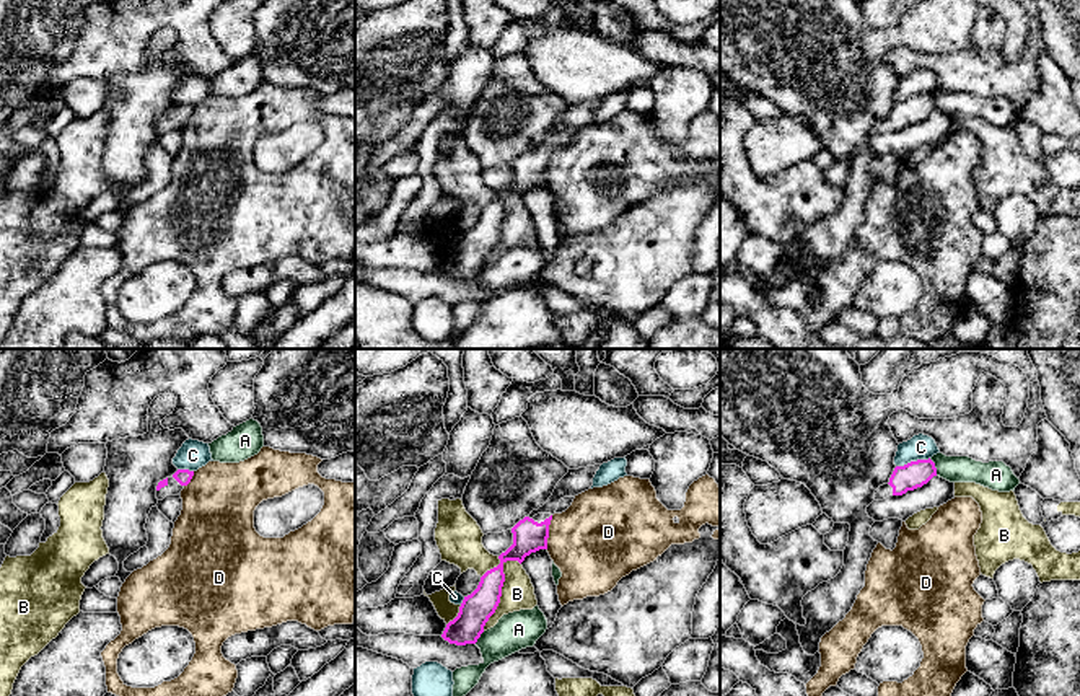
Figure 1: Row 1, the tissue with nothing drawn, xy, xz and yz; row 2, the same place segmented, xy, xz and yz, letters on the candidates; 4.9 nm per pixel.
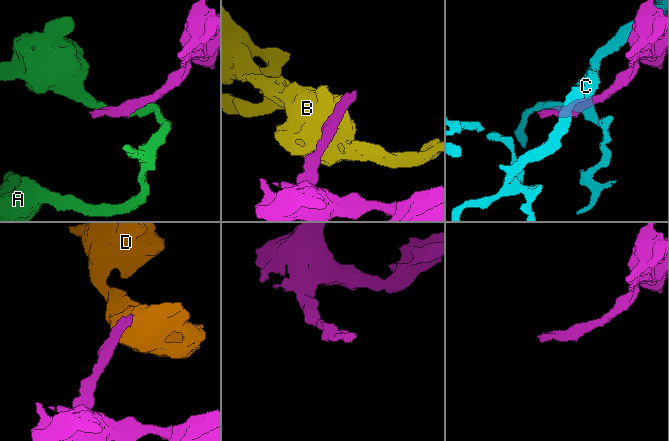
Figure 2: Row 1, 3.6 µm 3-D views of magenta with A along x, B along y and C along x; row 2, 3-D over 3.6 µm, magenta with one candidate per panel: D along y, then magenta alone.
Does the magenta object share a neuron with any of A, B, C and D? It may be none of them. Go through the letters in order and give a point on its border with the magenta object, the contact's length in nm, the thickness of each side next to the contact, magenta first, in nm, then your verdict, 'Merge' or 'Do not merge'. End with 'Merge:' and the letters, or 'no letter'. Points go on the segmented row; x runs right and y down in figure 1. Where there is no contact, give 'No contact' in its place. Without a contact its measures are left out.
A: Touches magenta at yz (934, 466). Shared border 100 nm. Thickness 130 nm (magenta) against 130 nm. Do not merge
B: Touches magenta at xz (500, 590). Shared border 400 nm. Thickness 160 nm (magenta) against 160 nm. Do not merge
C: Touches magenta at yz (913, 462). Shared border 180 nm. Thickness 130 nm (magenta) against 130 nm. Do not merge
D: Touches magenta at xz (548, 532). Shared border 170 nm. Thickness 160 nm (magenta) against 440 nm. Do not merge
Merge: no letter

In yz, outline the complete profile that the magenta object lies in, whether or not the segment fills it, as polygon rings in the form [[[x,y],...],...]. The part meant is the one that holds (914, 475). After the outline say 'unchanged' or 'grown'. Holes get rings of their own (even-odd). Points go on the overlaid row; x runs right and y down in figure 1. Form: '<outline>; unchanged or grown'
[[[930,458],[911,461],[904,466],[896,466],[889,478],[889,482],[880,486],[875,491],[875,500],[883,500],[889,496],[902,496],[907,491],[922,487],[933,476],[937,476],[937,468]]]; grown

